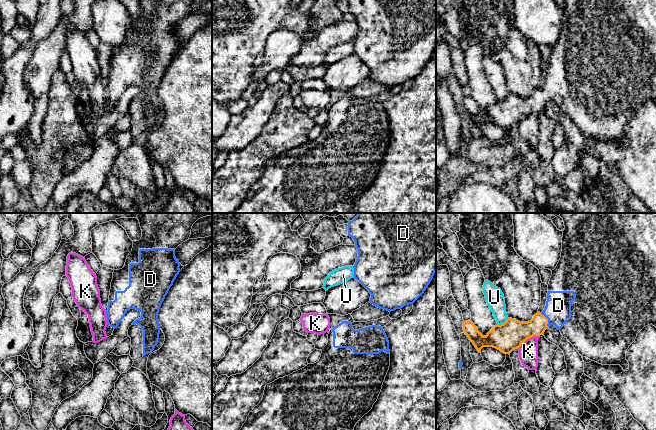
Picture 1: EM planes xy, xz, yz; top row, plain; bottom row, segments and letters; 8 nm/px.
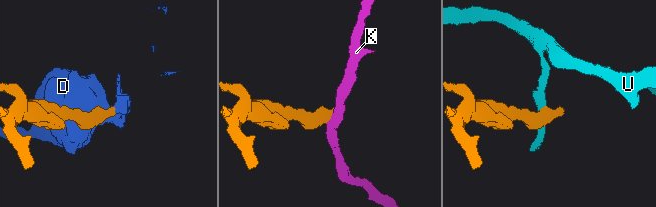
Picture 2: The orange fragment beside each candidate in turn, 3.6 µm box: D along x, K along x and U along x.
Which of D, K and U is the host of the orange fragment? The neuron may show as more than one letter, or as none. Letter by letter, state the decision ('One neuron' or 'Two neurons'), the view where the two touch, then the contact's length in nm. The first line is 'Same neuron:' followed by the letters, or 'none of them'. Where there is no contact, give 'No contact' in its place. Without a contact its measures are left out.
Same neuron: D
D: One neuron. Touches orange in yz. Shared border 130 nm
K: Two neurons. Touches orange in yz. Shared border 200 nm
U: Two neurons. Touches orange in yz. Shared border 110 nm

